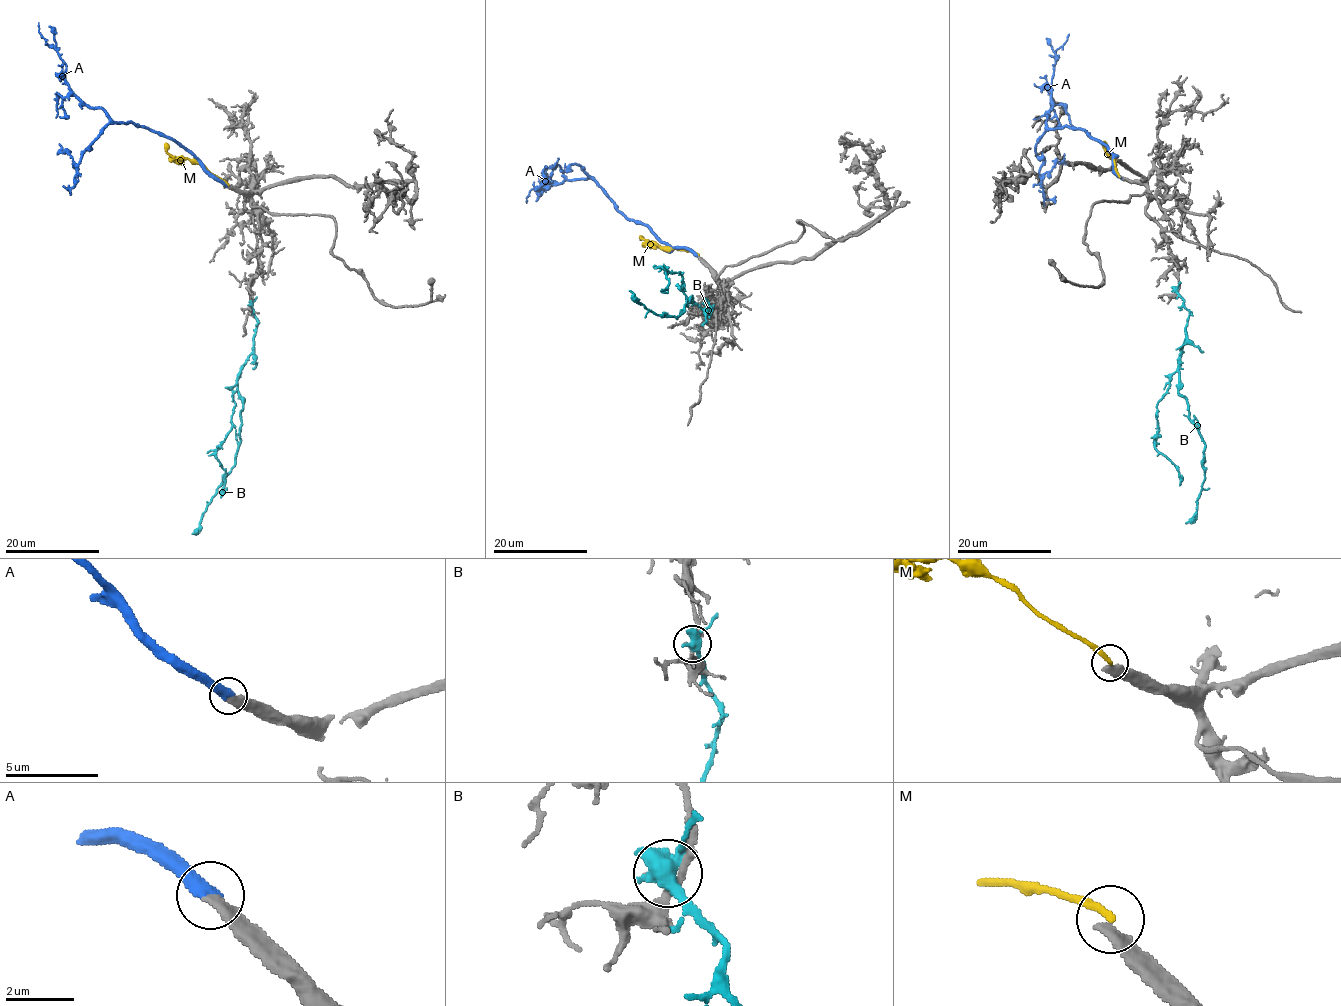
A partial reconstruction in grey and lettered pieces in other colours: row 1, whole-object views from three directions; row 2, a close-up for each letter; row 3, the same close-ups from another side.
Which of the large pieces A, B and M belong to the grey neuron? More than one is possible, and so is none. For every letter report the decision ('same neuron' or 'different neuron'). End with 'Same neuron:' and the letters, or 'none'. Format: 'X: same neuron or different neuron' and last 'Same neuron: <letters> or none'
A: same neuron
B: different neuron
M: different neuron
Same neuron: A

